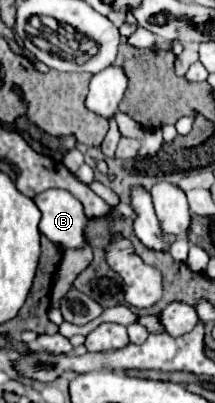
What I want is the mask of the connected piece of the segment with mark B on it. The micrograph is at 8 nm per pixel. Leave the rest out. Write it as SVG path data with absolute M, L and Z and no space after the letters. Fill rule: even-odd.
M52 188L52 190L44 190L44 194L36 194L34 202L36 202L36 206L42 212L38 228L48 240L52 240L54 244L60 244L64 248L80 248L80 246L86 244L86 240L84 240L84 226L90 220L84 216L82 204L72 194L68 194L66 190L54 190Z

